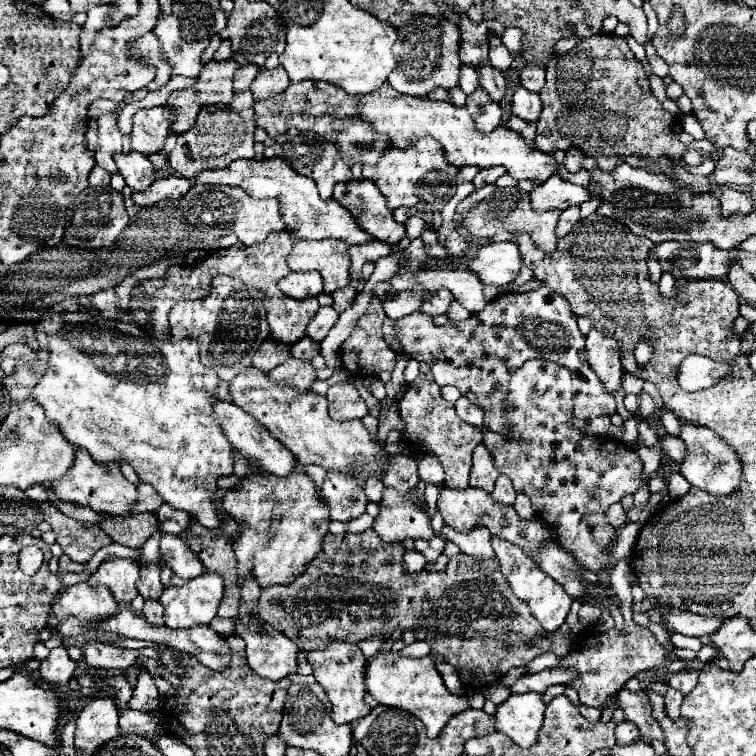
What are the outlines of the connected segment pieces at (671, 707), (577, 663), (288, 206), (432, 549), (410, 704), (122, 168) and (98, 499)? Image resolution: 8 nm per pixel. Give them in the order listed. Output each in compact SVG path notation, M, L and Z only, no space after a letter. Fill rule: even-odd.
M673 688L665 694L665 710L667 710L669 718L679 718L679 708L681 708L683 698L685 696L679 690L673 690Z
M623 558L611 568L611 574L609 574L611 588L621 598L621 614L625 618L625 630L617 632L617 628L611 628L611 630L607 630L603 634L601 632L589 632L581 640L579 648L573 648L559 662L559 666L569 666L569 668L577 670L577 678L573 682L569 682L567 686L577 690L579 700L583 704L587 704L587 706L593 706L593 708L603 708L605 702L613 694L617 694L623 688L623 684L629 678L633 678L635 674L639 674L643 670L649 670L649 668L663 666L663 664L667 664L667 660L675 660L673 648L667 648L667 646L659 644L657 638L647 628L633 622L633 618L631 618L631 606L633 606L631 584L627 580L629 572L631 572L629 558Z
M269 158L269 160L235 160L227 168L213 168L213 184L229 184L239 186L253 198L277 198L281 204L281 216L297 238L305 240L325 240L337 238L353 244L369 244L375 242L371 234L365 234L361 226L357 226L355 218L345 210L337 200L321 200L317 192L317 184L309 176L301 176L295 172L283 158Z
M433 536L431 540L415 540L415 550L427 558L427 562L435 562L445 548L445 540Z
M393 650L379 652L365 666L365 688L377 700L377 704L401 708L417 716L425 724L429 738L435 738L451 716L469 708L469 702L465 698L457 698L445 688L431 656L407 658L399 656Z
M129 152L129 154L115 154L113 156L119 174L125 178L127 186L133 190L147 190L157 180L155 166L147 160L141 152Z
M77 448L75 450L75 464L67 470L63 478L57 482L51 482L51 488L55 496L63 502L75 502L79 506L89 506L91 510L99 514L111 514L111 516L129 516L131 502L137 500L137 486L131 484L119 470L117 464L103 466L91 458L87 450Z

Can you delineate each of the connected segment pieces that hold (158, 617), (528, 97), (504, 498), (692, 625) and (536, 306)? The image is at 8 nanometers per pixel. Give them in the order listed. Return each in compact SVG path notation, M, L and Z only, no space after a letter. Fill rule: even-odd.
M147 598L145 606L143 606L143 616L149 624L161 626L163 624L163 606L161 606L161 602L155 600L155 598Z
M519 86L513 94L511 110L515 116L519 116L527 122L537 122L537 118L541 114L541 98L539 98L539 94L533 94L533 92L525 90L523 86Z
M503 474L497 478L497 486L493 488L493 498L497 498L497 502L505 502L505 504L513 504L517 492L513 490L513 482L509 482L509 478L505 478Z
M669 610L667 614L663 614L663 620L679 634L705 636L705 634L713 634L713 630L717 630L717 626L721 626L725 618L707 618L681 610Z
M545 284L519 294L505 292L487 302L481 312L471 314L467 320L449 320L445 326L435 326L425 312L413 312L399 318L395 334L403 352L417 362L427 362L439 386L455 386L461 394L483 408L485 426L491 432L505 436L505 384L511 374L529 358L553 360L567 366L573 374L573 414L581 420L589 420L601 414L615 412L615 396L605 390L605 384L597 378L585 358L585 336L577 328L577 320L569 308L569 302L555 294Z

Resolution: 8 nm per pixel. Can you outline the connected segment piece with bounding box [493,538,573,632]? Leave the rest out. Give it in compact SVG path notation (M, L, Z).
M493 538L493 550L495 550L495 556L499 558L501 562L501 572L505 574L505 578L509 580L509 586L513 590L513 594L521 600L525 600L533 612L533 616L541 622L541 626L549 632L557 630L563 626L569 610L571 610L571 596L563 590L561 584L557 584L551 576L547 576L537 564L533 558L529 558L529 554L525 554L519 546L511 544L511 542L505 542L501 538Z

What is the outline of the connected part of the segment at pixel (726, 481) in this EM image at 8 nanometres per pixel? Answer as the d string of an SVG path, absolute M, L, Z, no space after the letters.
M681 422L679 438L685 442L687 452L689 452L681 464L681 474L689 480L691 486L701 488L715 496L727 496L733 490L737 490L737 486L741 484L743 466L737 458L737 452L723 438L717 438L717 434L713 434L713 430L693 426L691 422Z

